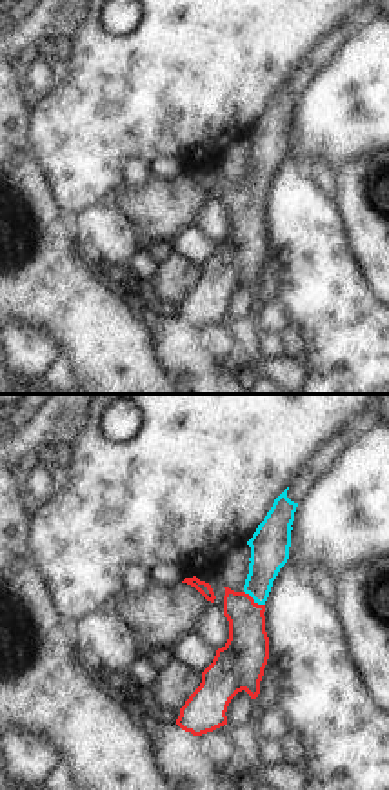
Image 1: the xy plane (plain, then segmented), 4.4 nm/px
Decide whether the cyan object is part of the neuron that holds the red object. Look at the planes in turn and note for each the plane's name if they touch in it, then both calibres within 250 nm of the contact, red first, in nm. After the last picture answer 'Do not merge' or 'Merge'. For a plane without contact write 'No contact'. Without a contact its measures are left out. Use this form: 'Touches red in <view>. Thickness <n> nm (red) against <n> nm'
Touches red in xy. Thickness 200 nm (red) against 180 nm

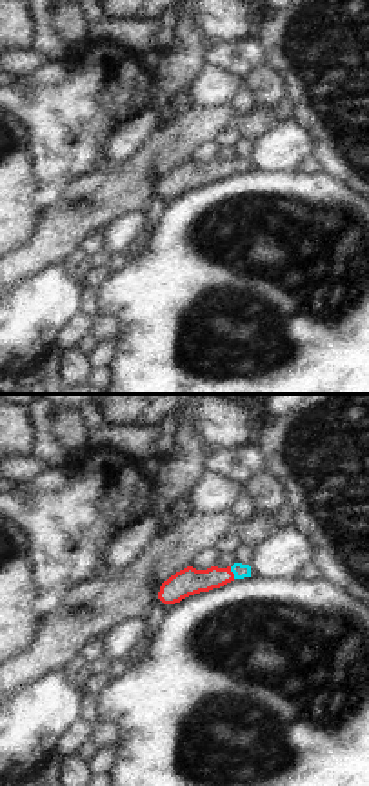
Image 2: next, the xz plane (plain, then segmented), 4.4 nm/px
Touches red in xz. Thickness 120 nm (red) against 70 nm

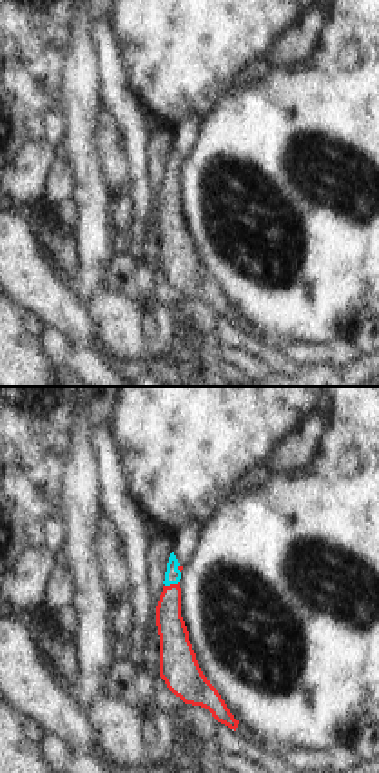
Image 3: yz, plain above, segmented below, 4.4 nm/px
Touches red in yz. Thickness 130 nm (red) against 70 nm

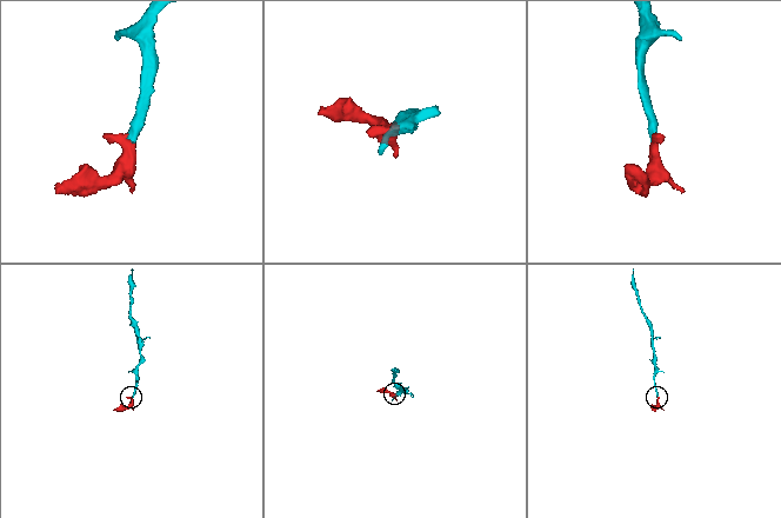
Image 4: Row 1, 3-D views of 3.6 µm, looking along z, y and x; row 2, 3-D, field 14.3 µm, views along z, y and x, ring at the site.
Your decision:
Merge

